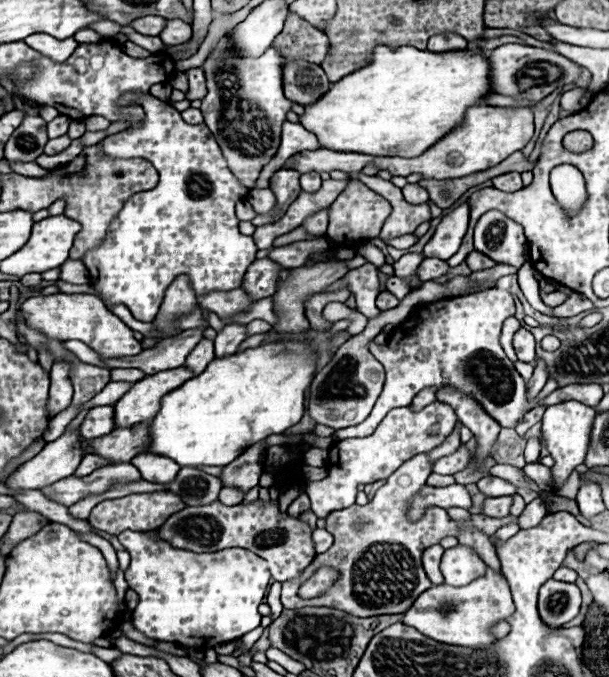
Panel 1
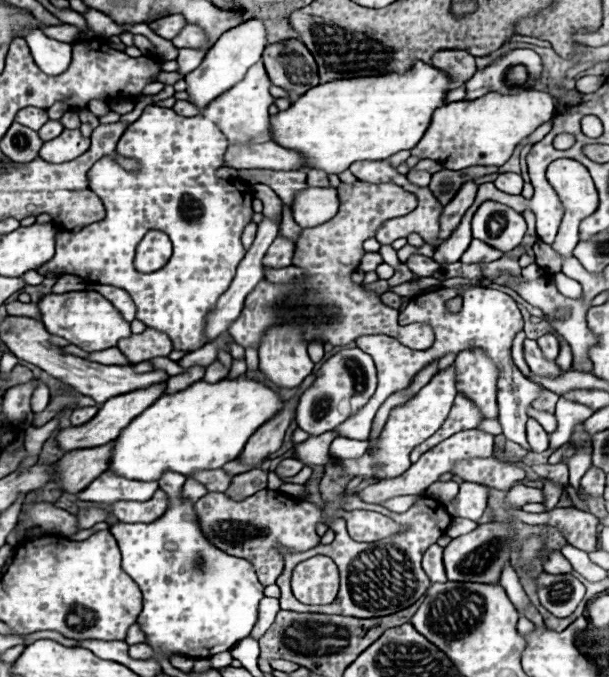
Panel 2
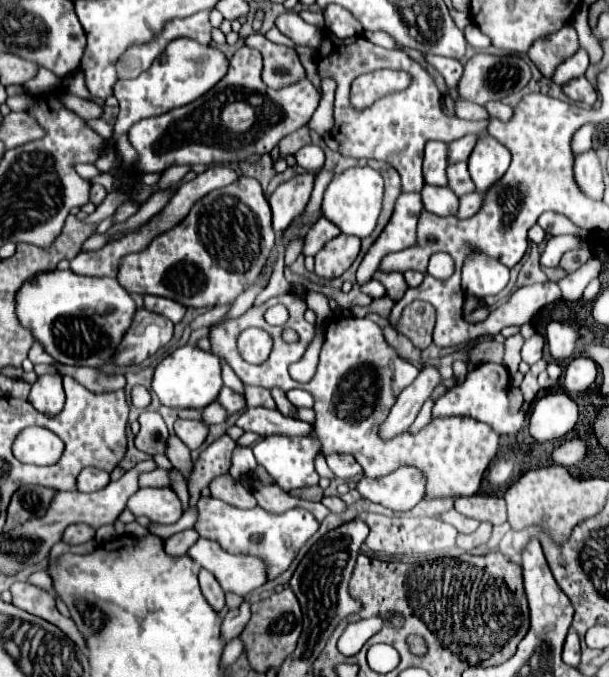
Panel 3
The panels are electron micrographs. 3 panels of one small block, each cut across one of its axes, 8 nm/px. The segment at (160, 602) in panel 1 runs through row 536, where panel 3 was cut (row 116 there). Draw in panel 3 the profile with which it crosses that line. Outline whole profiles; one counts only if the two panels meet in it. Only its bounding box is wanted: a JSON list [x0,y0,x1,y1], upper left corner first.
[112,38,228,142]

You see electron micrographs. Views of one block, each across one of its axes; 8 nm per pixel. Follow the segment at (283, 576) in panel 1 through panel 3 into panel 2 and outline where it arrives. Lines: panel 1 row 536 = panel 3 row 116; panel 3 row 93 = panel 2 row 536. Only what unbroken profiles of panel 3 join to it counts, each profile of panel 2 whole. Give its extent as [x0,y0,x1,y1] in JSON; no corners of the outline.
[196,490,328,586]

